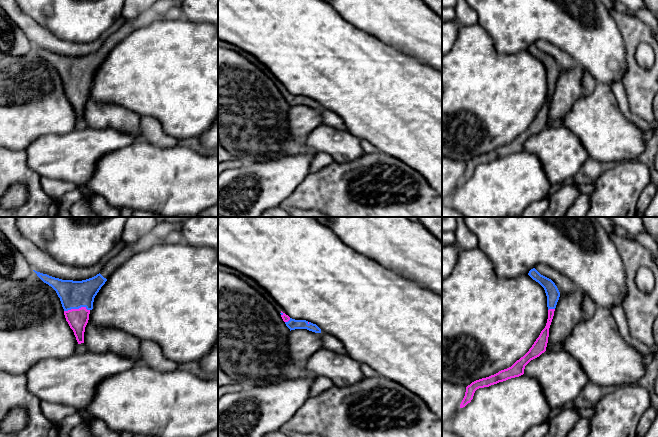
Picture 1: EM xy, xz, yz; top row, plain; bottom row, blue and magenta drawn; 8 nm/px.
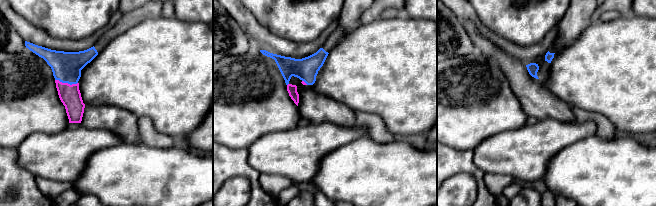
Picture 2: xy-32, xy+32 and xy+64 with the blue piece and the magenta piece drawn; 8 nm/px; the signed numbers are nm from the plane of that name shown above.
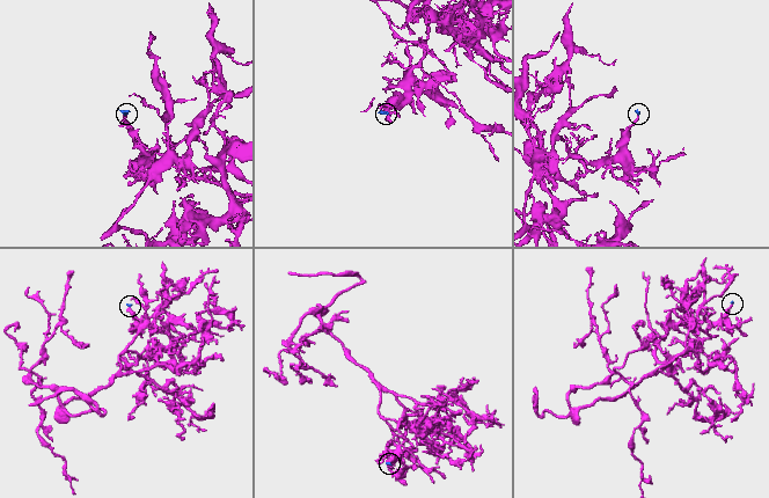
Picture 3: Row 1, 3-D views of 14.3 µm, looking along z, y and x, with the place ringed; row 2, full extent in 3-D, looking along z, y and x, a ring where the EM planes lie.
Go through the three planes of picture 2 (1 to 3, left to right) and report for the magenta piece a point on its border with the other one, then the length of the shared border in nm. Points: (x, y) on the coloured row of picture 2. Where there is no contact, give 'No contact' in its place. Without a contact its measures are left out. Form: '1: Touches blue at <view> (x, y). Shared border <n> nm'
1: Touches blue at xy-32 (66, 82). Shared border 190 nm
2: Touches blue at xy+32 (305, 82). Shared border 60 nm
3: No contact

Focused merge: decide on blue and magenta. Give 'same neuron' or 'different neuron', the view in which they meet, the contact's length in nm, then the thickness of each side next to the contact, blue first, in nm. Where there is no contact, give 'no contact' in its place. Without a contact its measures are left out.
same neuron | xy | 200 nm | 220/160 nm

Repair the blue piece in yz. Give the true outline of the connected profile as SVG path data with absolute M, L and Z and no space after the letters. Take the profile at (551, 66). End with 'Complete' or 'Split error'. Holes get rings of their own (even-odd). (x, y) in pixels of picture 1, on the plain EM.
M535 44L531 45L528 51L544 64L547 72L548 95L545 104L541 107L539 113L536 115L529 127L519 136L517 136L511 143L501 146L489 153L476 156L468 161L466 163L465 172L460 180L460 184L465 183L468 179L471 178L477 165L489 163L499 158L523 151L525 142L531 136L539 133L546 127L549 113L549 104L554 92L557 78L560 73L560 68L551 55L541 51Z. Split error

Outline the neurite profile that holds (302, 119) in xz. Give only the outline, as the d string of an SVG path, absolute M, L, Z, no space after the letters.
M307 105L291 106L288 121L292 135L304 140L313 129L322 124L322 108L315 109Z

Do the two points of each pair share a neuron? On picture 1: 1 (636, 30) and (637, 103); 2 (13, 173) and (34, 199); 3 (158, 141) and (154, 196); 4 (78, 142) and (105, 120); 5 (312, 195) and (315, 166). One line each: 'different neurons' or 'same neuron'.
1: same neuron
2: same neuron
3: different neurons
4: different neurons
5: different neurons

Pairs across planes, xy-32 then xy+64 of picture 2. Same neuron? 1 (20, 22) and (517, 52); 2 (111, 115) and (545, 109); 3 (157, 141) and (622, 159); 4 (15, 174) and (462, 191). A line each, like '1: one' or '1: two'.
1: one
2: one
3: two
4: two

